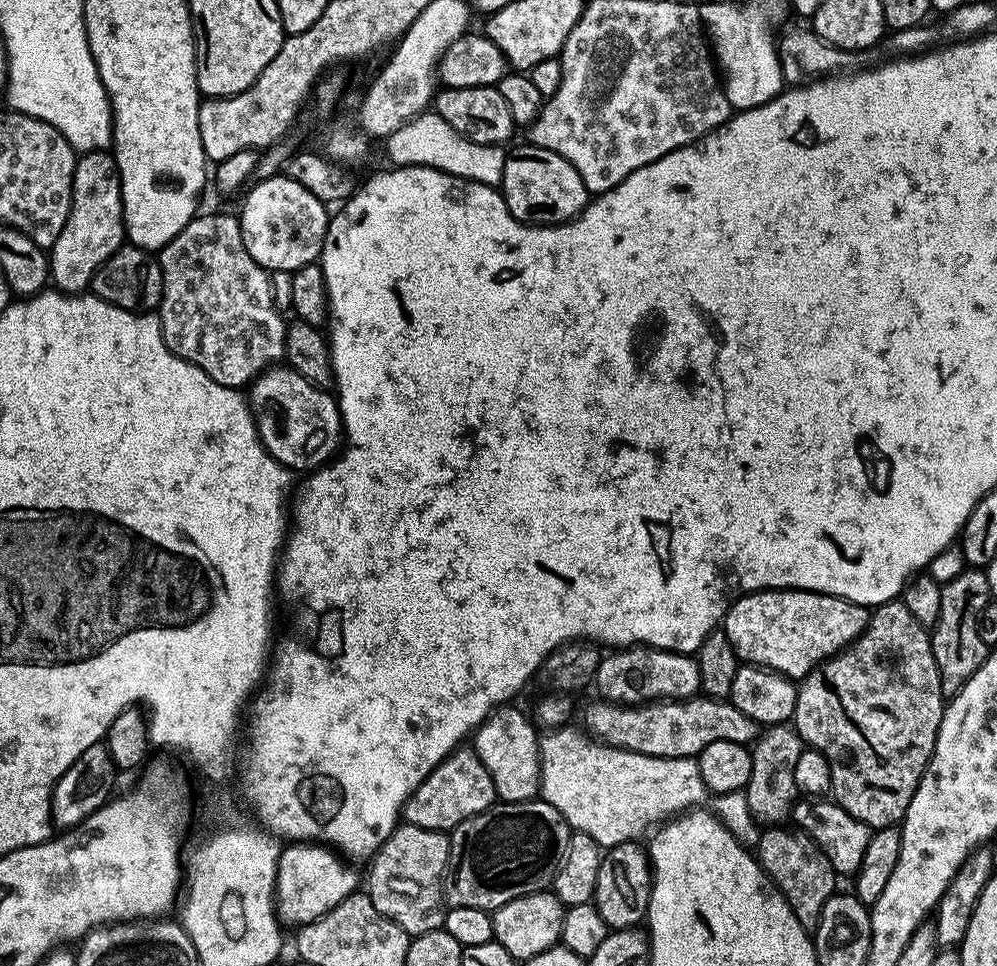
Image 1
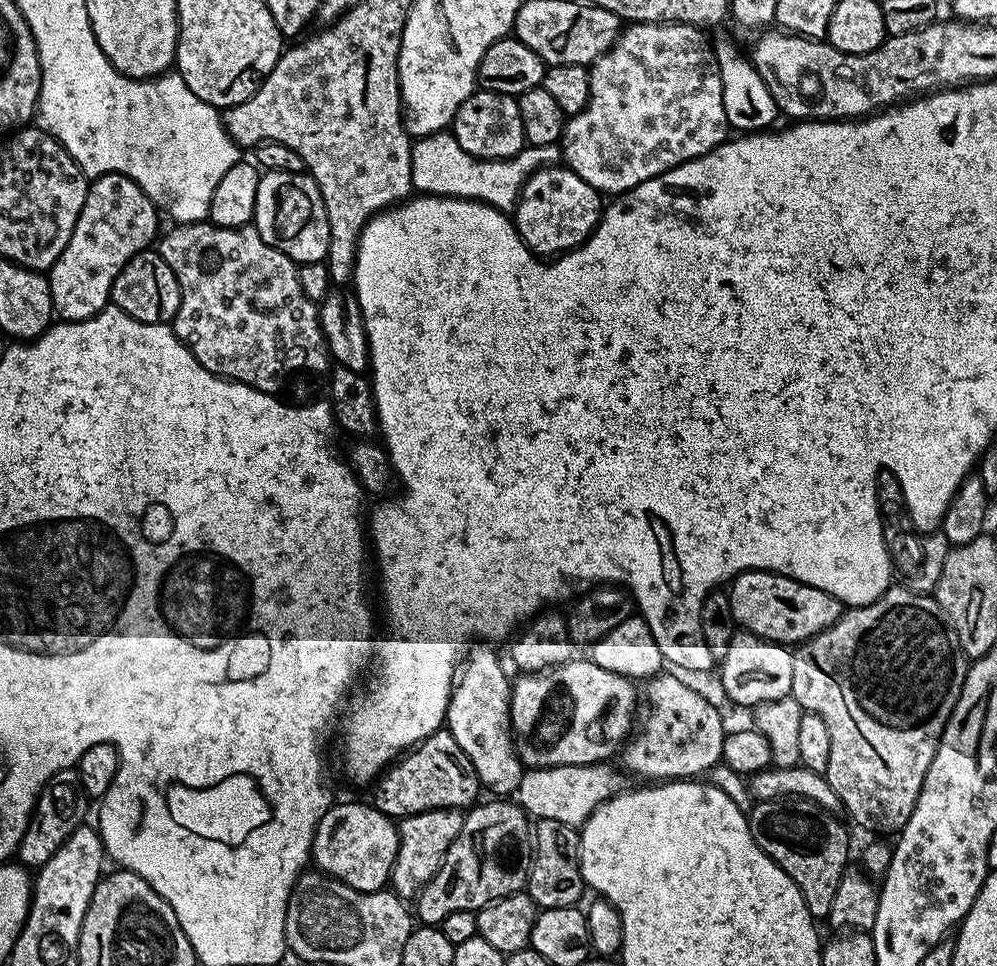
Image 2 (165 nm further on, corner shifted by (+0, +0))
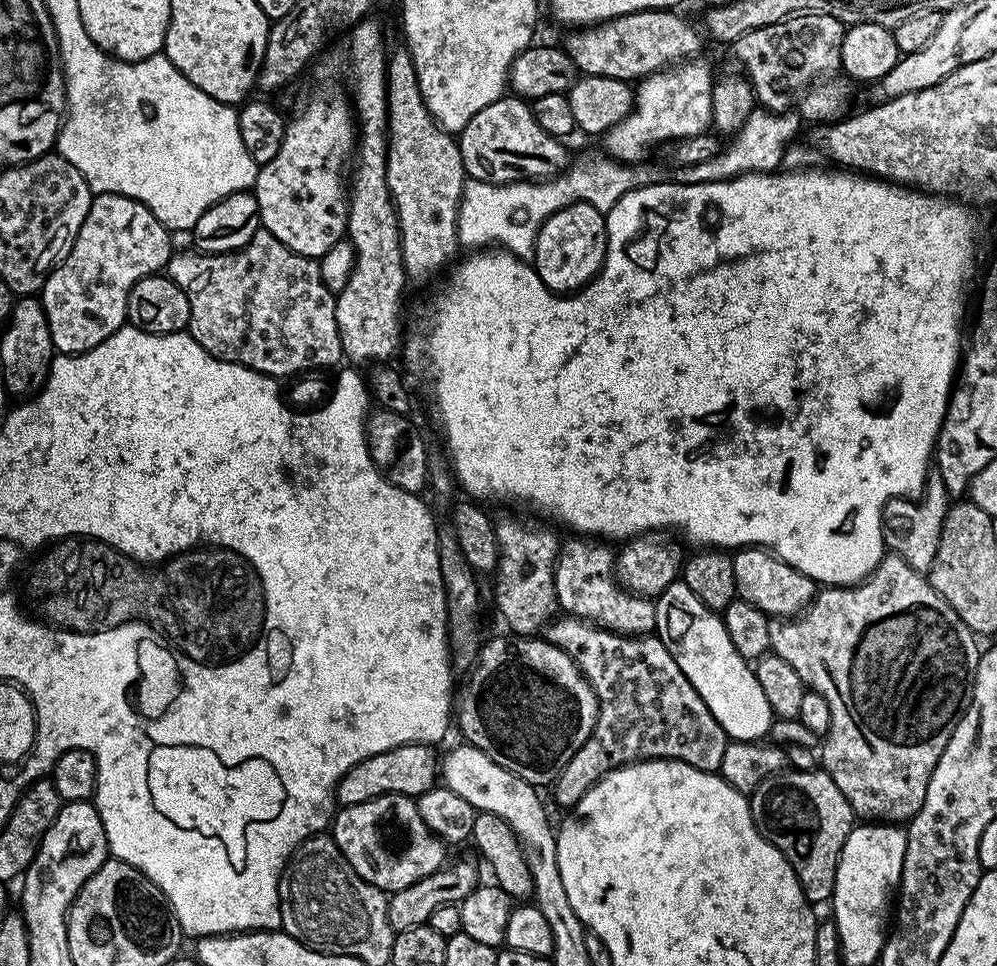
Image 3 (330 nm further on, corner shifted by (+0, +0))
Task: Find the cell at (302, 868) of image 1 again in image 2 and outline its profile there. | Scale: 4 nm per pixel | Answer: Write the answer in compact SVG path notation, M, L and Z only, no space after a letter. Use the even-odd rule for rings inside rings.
M336 802L318 822L310 860L325 876L332 876L354 890L378 892L391 881L399 841L397 821L382 814L371 803Z

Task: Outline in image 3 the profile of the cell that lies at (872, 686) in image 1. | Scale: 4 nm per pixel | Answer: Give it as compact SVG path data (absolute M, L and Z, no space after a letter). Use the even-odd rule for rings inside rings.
M891 554L885 555L878 567L868 575L867 580L861 580L859 584L851 586L824 586L816 593L811 604L804 609L799 618L769 619L770 649L778 658L783 658L789 666L802 678L805 689L822 694L830 705L830 730L823 737L824 764L823 771L834 778L834 786L842 790L846 802L850 802L853 813L864 822L887 822L899 825L918 815L922 810L922 802L926 802L926 786L930 786L930 778L934 766L938 766L938 758L942 758L942 750L946 750L946 742L950 742L950 734L958 726L958 722L966 714L966 710L972 701L972 683L978 670L981 649L976 648L977 637L954 614L954 610L934 590L927 575L923 572L915 572L902 558Z

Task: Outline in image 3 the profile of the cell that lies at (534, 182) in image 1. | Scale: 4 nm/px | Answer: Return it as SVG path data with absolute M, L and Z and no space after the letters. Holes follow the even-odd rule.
M578 202L550 214L550 218L542 222L531 263L538 278L542 278L551 292L571 294L580 291L600 273L606 258L607 245L608 221L605 213L586 202Z

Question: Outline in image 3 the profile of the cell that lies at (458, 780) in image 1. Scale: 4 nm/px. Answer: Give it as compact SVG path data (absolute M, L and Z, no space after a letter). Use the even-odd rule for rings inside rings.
M403 744L394 750L374 754L358 762L336 783L336 798L341 805L361 804L379 796L417 797L438 784L438 756L427 744Z

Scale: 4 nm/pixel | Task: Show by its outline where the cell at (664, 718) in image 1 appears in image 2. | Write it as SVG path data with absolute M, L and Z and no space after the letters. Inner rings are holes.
M572 658L567 664L554 665L528 675L517 675L511 681L511 686L508 717L512 719L516 755L525 769L553 768L563 764L578 766L607 761L607 756L613 757L619 753L624 741L633 731L634 717L638 712L637 685L624 676L610 674L610 670L602 670L602 666L594 666L590 659Z

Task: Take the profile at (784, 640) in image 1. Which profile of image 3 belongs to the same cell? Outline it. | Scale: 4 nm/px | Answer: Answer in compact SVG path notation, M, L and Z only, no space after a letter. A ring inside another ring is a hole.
M759 546L739 549L732 556L734 562L734 582L739 599L758 606L769 618L796 618L816 597L818 585L809 576L803 576L796 568L771 551Z

